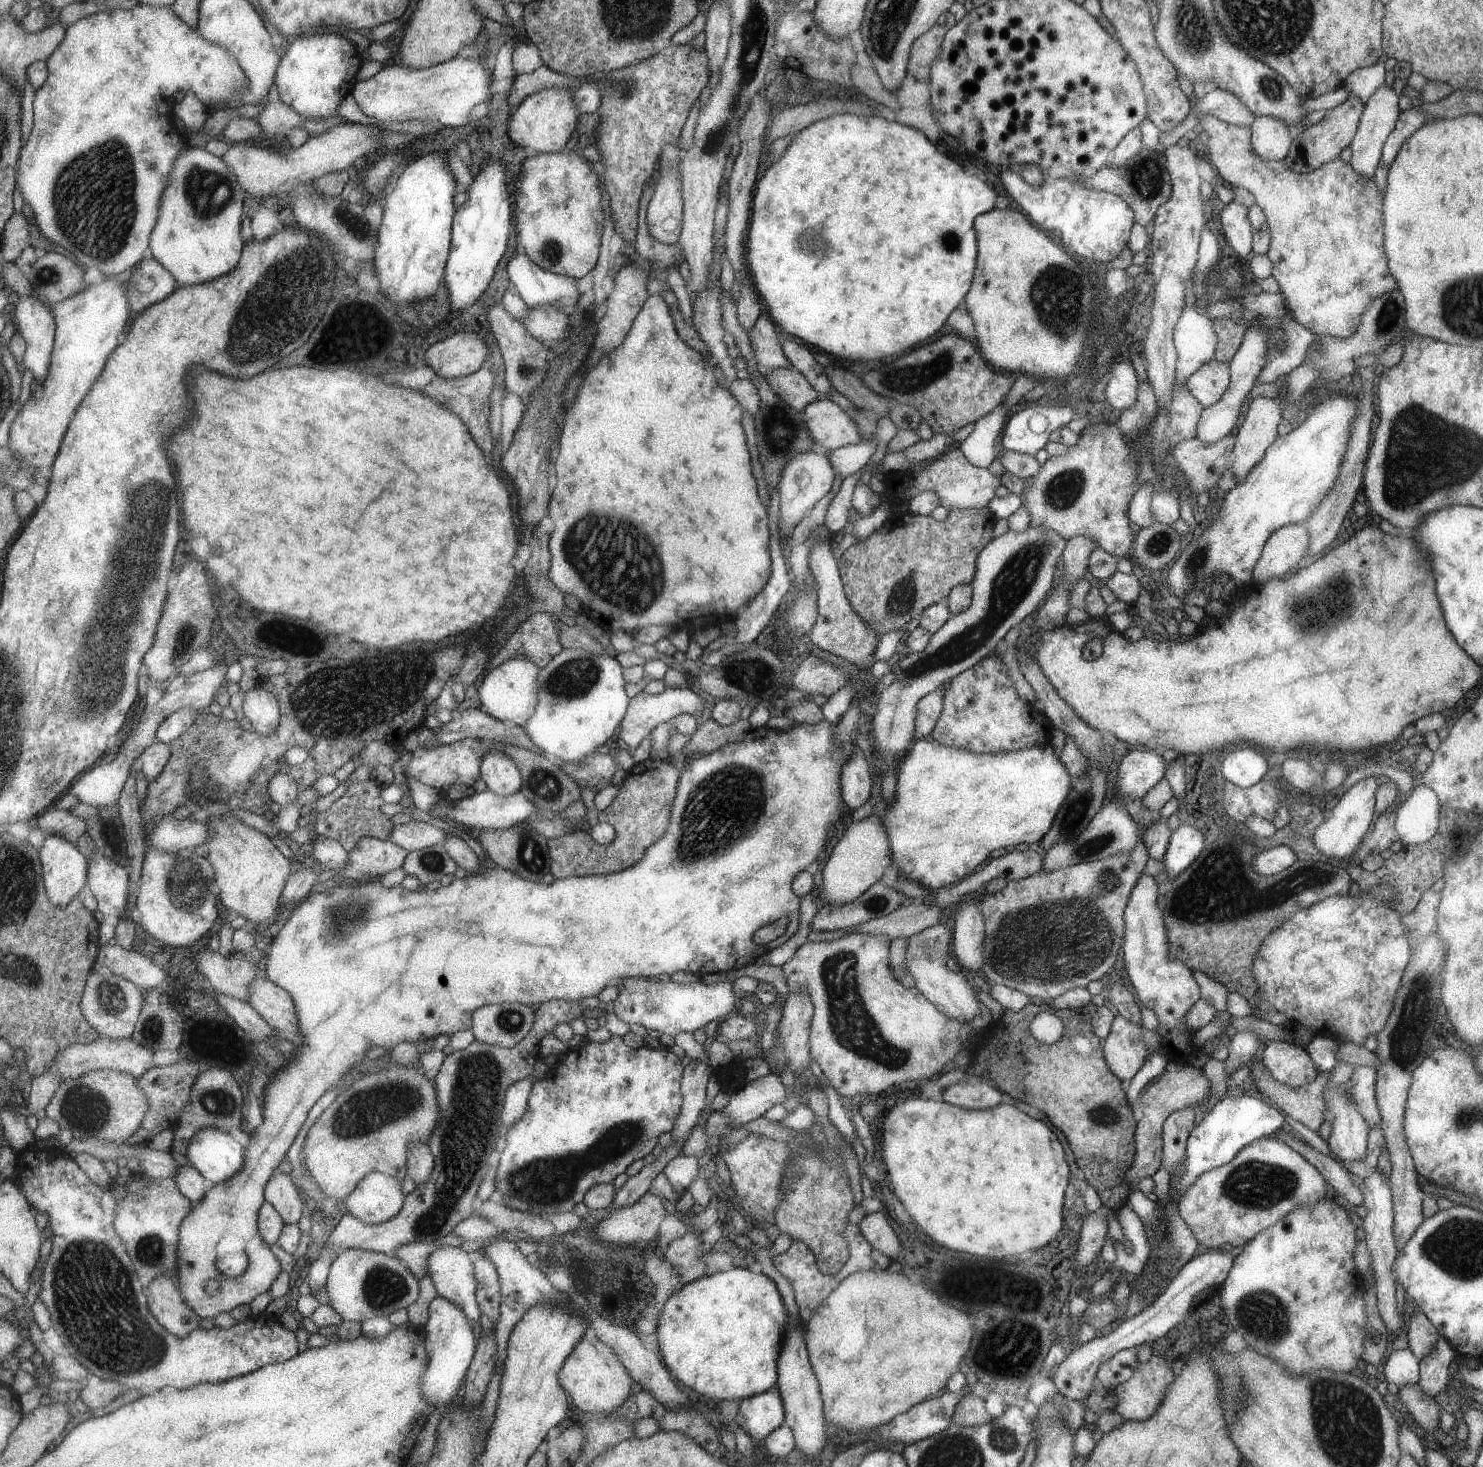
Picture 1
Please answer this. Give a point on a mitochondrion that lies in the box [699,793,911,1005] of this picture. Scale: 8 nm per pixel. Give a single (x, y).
(875, 905)

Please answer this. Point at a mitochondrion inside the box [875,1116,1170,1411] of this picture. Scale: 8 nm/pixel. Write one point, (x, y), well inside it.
(1020, 1368)

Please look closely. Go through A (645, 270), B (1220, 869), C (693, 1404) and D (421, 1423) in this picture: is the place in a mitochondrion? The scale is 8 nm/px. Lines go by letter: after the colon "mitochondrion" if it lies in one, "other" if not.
A: other
B: mitochondrion
C: other
D: other

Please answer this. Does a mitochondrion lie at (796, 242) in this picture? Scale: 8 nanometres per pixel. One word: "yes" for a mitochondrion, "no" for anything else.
yes

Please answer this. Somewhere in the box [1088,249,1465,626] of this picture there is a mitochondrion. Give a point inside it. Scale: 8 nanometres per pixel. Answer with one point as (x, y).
(1387, 322)

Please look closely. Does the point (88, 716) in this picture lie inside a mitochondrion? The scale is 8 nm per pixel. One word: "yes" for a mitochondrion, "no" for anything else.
yes

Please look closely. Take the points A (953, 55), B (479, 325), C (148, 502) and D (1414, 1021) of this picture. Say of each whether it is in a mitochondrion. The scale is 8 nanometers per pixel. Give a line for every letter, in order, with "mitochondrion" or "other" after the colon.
A: other
B: other
C: mitochondrion
D: mitochondrion

